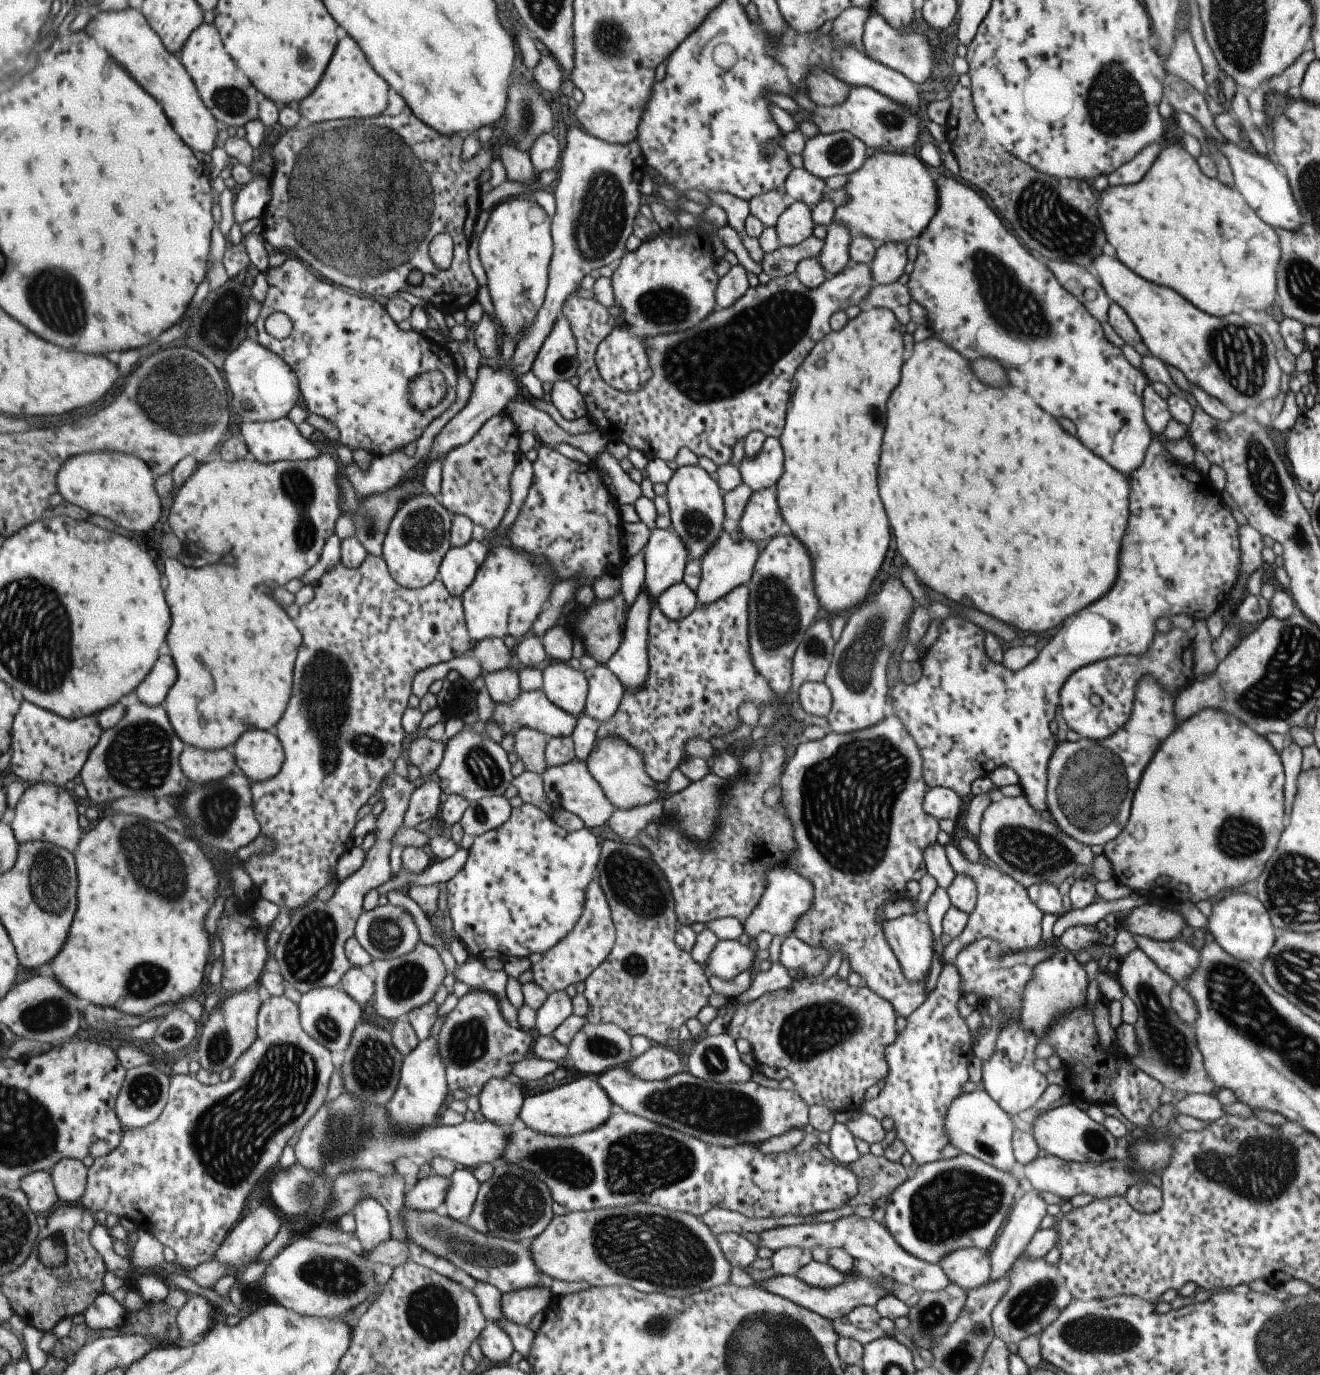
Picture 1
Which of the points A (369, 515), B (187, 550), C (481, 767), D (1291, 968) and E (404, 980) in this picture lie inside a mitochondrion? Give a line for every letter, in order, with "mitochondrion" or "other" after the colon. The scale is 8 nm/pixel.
A: mitochondrion
B: other
C: mitochondrion
D: mitochondrion
E: mitochondrion

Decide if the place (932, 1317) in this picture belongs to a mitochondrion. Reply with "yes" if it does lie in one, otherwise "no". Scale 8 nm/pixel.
yes

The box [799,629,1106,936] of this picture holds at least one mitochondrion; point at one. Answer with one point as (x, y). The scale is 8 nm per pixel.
(1033, 852)

